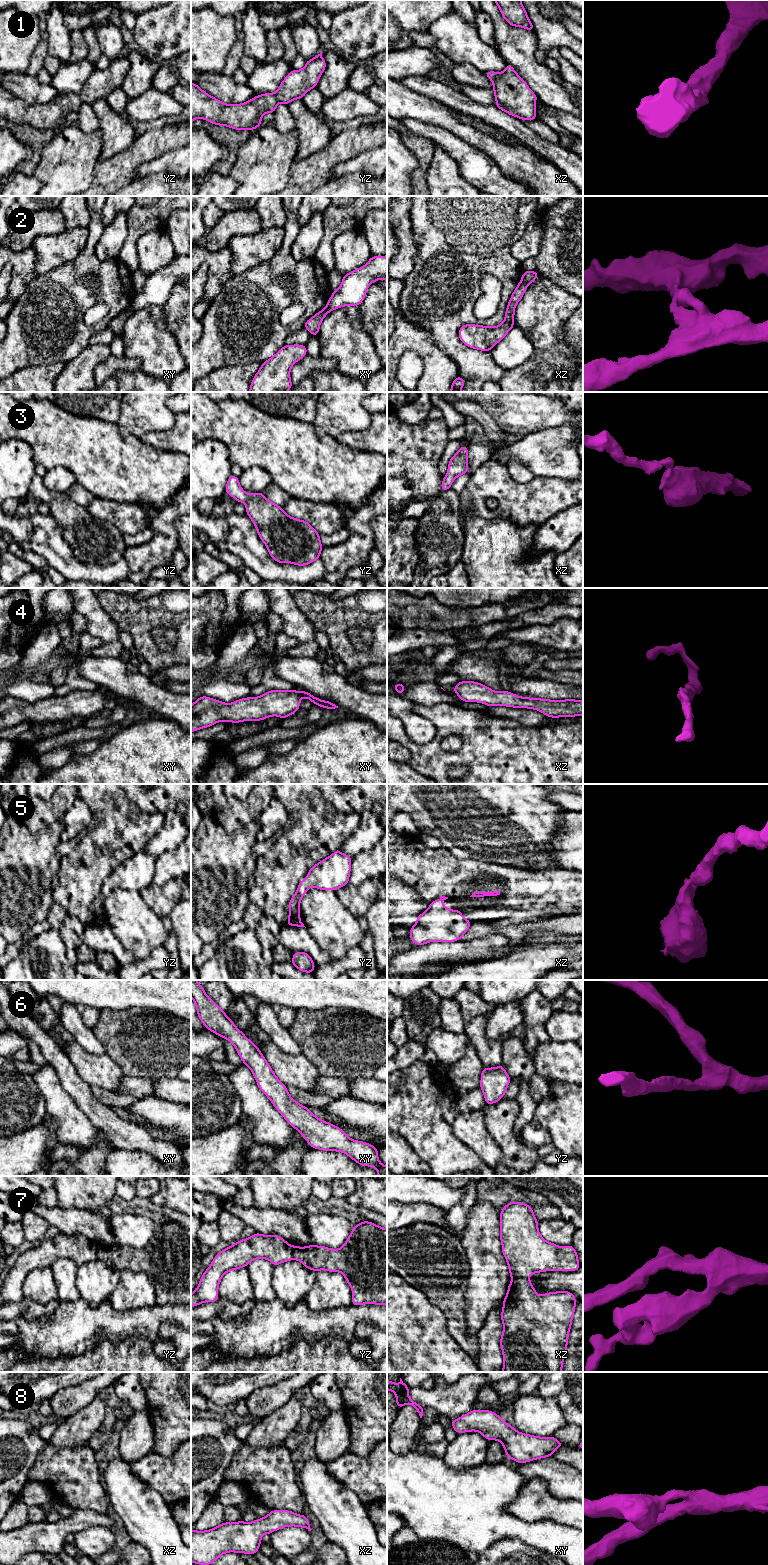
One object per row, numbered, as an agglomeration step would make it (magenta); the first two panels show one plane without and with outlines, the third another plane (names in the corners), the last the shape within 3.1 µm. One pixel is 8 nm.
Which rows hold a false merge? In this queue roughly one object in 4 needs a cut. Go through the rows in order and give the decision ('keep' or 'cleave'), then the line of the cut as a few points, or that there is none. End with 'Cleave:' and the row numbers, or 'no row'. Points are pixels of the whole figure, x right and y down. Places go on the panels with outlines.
1: keep | no cut
2: cleave | xz (521, 280), (526, 285)
3: keep | no cut
4: keep | no cut
5: keep | no cut
6: keep | no cut
7: keep | no cut
8: keep | no cut
Cleave: 2

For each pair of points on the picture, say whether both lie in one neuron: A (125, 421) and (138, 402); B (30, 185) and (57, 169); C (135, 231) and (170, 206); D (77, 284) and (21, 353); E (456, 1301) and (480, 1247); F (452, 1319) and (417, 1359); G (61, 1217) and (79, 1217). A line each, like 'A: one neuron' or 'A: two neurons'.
A: one neuron
B: two neurons
C: one neuron
D: one neuron
E: two neurons
F: two neurons
G: one neuron

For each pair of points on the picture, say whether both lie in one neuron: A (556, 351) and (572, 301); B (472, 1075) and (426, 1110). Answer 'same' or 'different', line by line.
A: same
B: different

